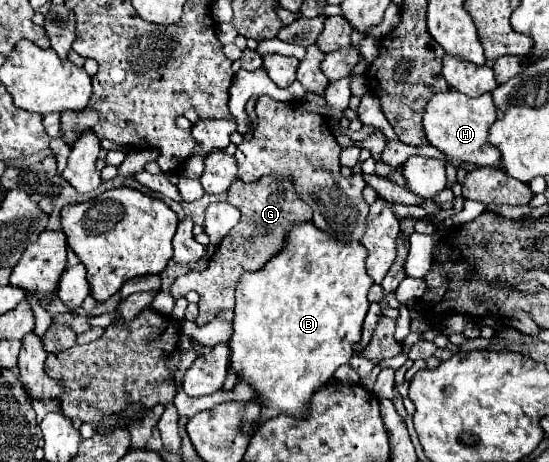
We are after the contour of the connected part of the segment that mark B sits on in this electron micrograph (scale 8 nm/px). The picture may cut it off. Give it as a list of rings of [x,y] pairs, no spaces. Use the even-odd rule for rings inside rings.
[[[299,223],[289,231],[289,239],[287,239],[287,247],[277,255],[277,259],[271,259],[265,263],[265,267],[261,267],[259,271],[253,273],[245,273],[241,275],[239,283],[237,283],[237,305],[235,305],[235,319],[233,319],[233,337],[229,341],[231,347],[231,367],[237,373],[237,379],[247,383],[253,391],[255,391],[255,401],[261,405],[261,417],[257,421],[249,421],[249,423],[241,423],[241,431],[247,435],[253,435],[265,421],[275,419],[279,415],[291,415],[295,419],[307,419],[309,415],[309,405],[313,395],[325,387],[329,383],[329,379],[333,377],[333,373],[351,361],[353,357],[353,345],[357,341],[361,341],[361,331],[363,331],[363,321],[365,315],[369,311],[369,301],[367,301],[367,291],[373,285],[373,279],[367,275],[365,271],[365,247],[361,243],[339,243],[335,239],[331,239],[325,231],[319,231],[313,223]]]

